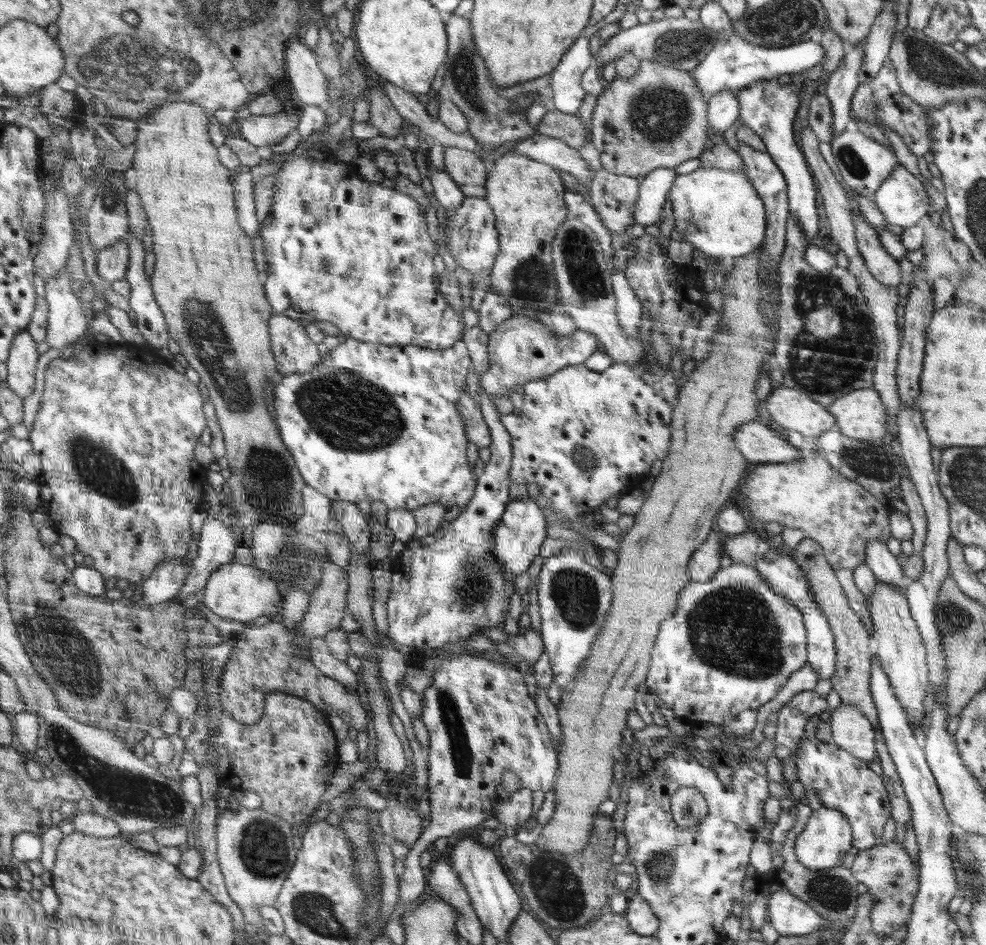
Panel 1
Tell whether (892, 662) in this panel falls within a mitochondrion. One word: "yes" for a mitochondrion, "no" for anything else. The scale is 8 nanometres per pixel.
no

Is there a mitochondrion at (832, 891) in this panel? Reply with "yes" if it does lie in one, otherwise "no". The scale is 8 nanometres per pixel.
yes

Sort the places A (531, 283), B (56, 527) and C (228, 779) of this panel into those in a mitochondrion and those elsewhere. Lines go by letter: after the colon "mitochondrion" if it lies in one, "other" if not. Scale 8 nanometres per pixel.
A: mitochondrion
B: other
C: other

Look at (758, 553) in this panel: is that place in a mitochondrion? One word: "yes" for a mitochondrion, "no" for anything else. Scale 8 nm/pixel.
yes

